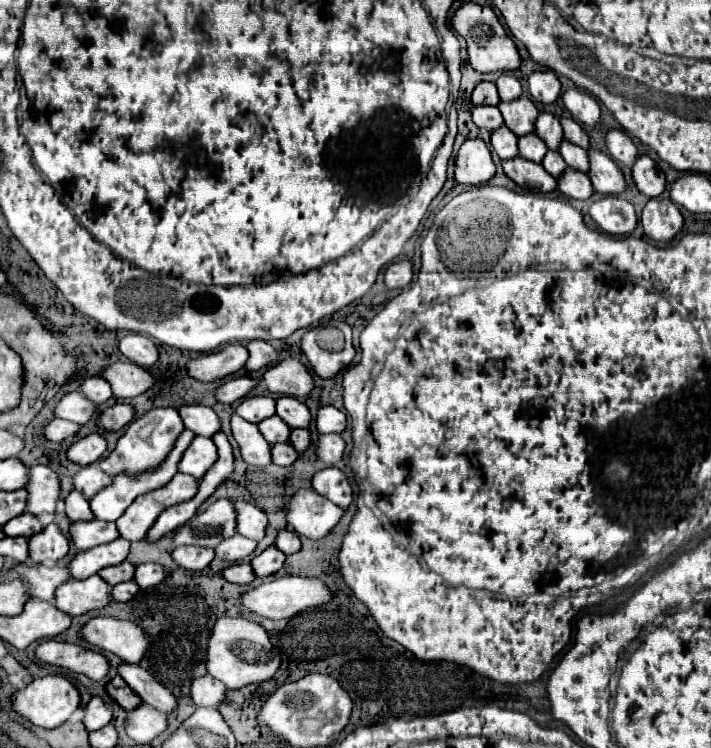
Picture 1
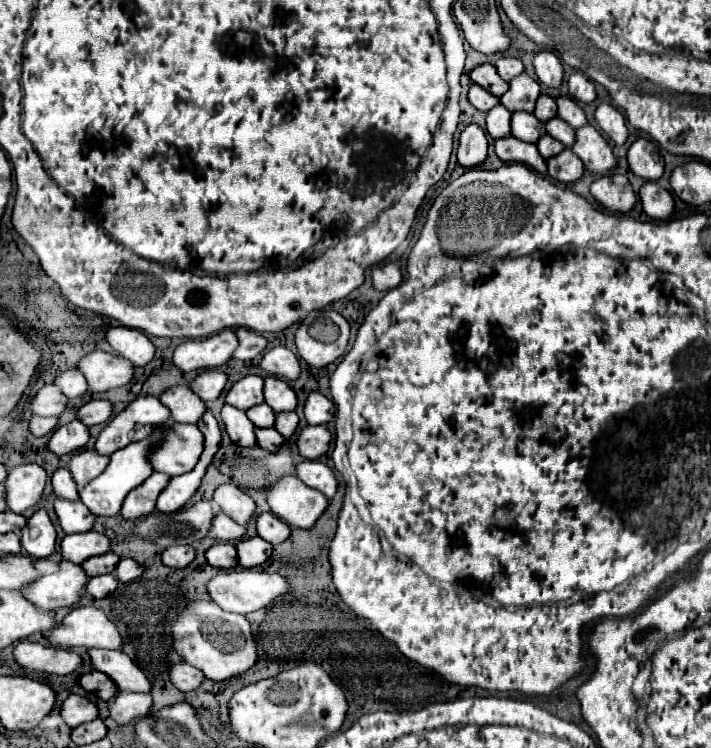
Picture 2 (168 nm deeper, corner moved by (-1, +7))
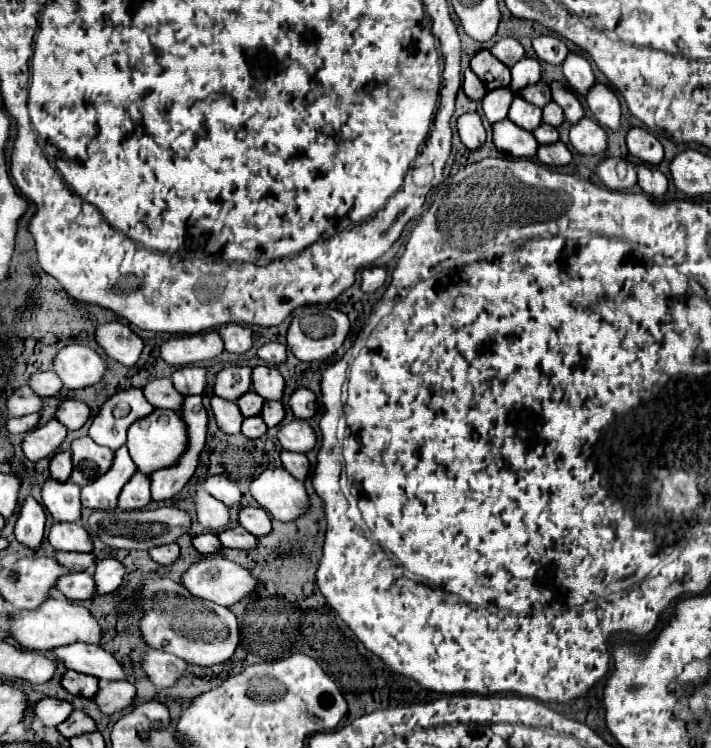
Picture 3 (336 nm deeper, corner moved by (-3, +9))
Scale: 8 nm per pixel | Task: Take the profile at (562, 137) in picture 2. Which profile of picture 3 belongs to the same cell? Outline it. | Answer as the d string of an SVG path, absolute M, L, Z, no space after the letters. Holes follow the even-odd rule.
M553 100L543 106L543 122L551 126L559 126L563 122L563 110Z

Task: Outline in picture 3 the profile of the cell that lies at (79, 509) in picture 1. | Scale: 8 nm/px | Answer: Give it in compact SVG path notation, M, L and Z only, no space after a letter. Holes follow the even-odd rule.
M59 450L53 458L51 458L51 476L55 480L69 480L69 472L71 472L71 452L69 450Z

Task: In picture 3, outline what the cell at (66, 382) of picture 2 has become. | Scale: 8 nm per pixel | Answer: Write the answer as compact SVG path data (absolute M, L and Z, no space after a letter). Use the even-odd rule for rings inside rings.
M51 370L49 372L37 372L33 374L29 380L27 380L27 386L37 392L39 396L57 396L59 390L63 388L61 380L57 380L57 374L53 374Z

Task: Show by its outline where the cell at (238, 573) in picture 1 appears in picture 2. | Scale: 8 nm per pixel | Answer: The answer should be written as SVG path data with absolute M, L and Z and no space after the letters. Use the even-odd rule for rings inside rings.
M215 544L205 552L205 558L211 566L221 568L221 570L231 570L237 568L237 550L233 544Z

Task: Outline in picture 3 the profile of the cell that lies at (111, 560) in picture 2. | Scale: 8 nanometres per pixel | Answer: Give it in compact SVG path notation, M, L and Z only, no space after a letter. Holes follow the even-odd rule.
M55 552L53 558L55 558L63 568L67 568L69 572L87 570L87 568L93 568L93 564L95 564L93 554L81 554L81 552Z

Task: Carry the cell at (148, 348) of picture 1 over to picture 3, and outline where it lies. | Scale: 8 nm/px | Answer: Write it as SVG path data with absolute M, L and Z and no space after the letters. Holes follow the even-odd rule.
M109 322L97 326L95 340L109 358L117 360L123 366L133 366L143 350L143 340L129 326L121 322Z

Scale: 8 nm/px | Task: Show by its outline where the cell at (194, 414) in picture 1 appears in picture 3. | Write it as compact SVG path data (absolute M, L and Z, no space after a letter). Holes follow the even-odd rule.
M157 378L147 382L143 388L143 394L147 398L147 402L155 408L171 408L171 410L179 410L183 396L173 388L173 382L169 378Z

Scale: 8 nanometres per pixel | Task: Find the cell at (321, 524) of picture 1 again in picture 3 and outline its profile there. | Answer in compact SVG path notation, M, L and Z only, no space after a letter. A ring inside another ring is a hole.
M283 468L263 470L253 478L249 494L267 514L271 514L271 518L281 522L293 522L309 508L305 486L299 480L293 480Z

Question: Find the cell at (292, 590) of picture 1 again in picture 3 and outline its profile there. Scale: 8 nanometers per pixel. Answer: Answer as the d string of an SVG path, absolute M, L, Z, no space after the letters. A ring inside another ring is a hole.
M205 556L197 564L191 564L187 568L187 572L181 576L181 584L197 598L211 600L211 602L221 604L221 606L231 606L243 598L249 598L257 586L257 580L251 576L251 572L247 568L243 568L235 562L229 562L221 556L213 556L213 558Z

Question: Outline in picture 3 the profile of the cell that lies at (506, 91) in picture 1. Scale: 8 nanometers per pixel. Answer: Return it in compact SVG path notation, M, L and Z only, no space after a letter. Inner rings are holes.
M503 38L491 46L491 54L497 60L501 60L505 66L511 68L517 60L521 60L525 56L525 50L515 38Z

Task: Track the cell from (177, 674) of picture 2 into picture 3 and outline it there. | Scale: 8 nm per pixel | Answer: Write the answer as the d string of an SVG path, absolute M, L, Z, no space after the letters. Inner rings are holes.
M147 650L141 656L139 664L141 664L143 674L151 680L155 688L173 686L187 666L187 662L181 662L181 658L169 656L161 650Z

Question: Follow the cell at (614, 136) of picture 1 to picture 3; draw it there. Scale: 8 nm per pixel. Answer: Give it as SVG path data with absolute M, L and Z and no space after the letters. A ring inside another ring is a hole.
M595 82L589 92L587 92L587 106L593 114L593 118L611 130L619 128L619 120L621 120L621 104L617 94L613 92L613 88L609 84L601 84Z

